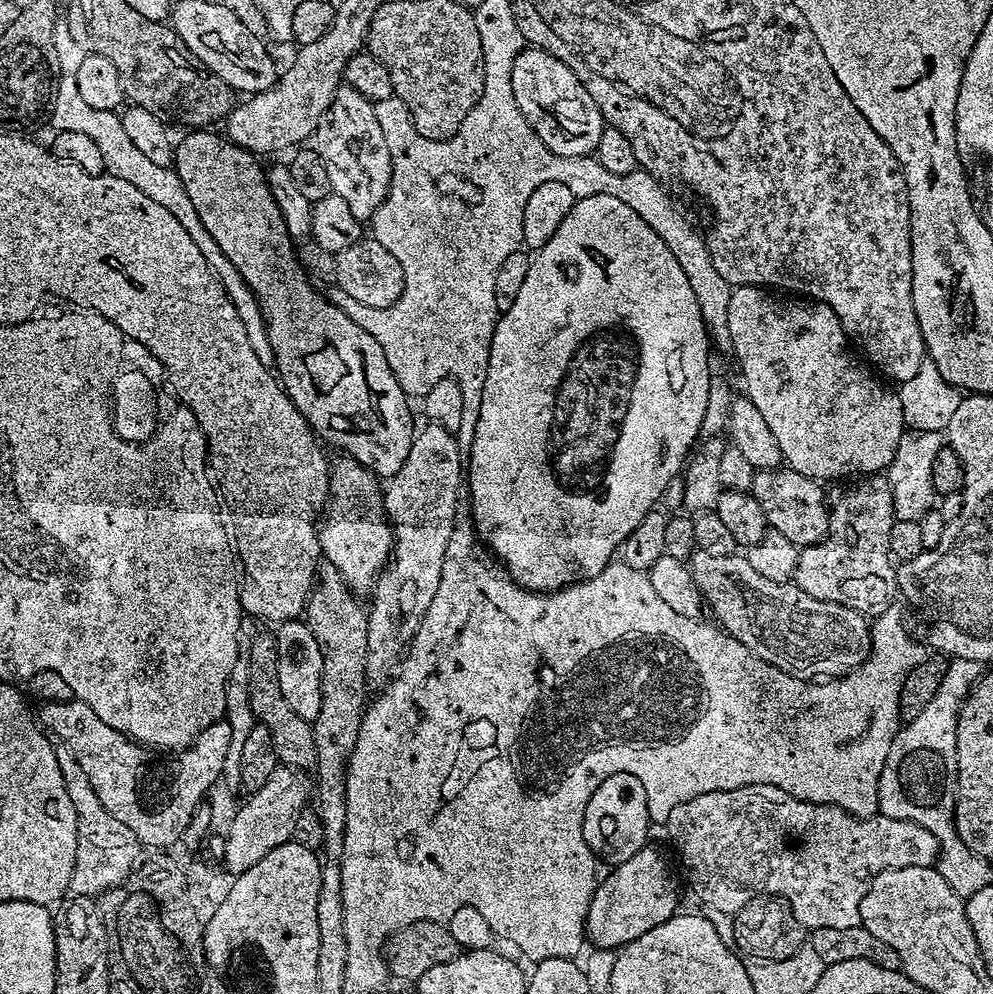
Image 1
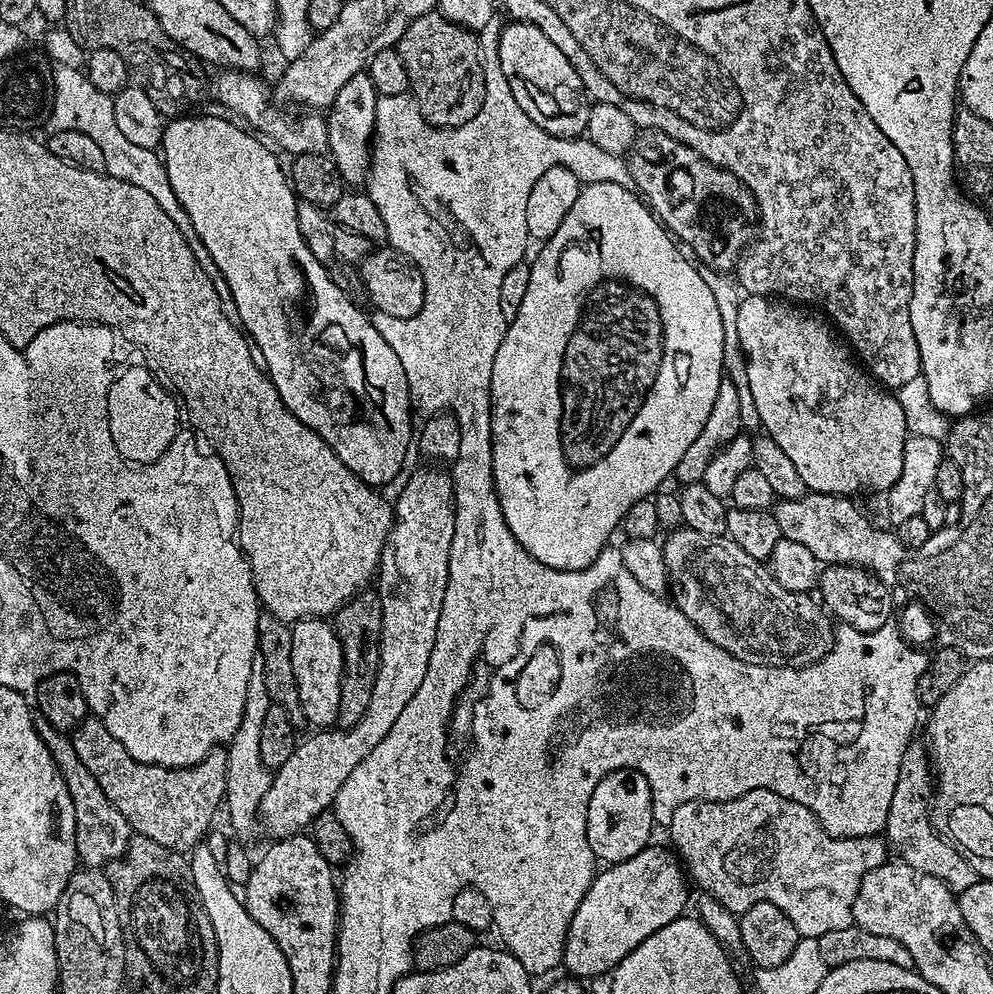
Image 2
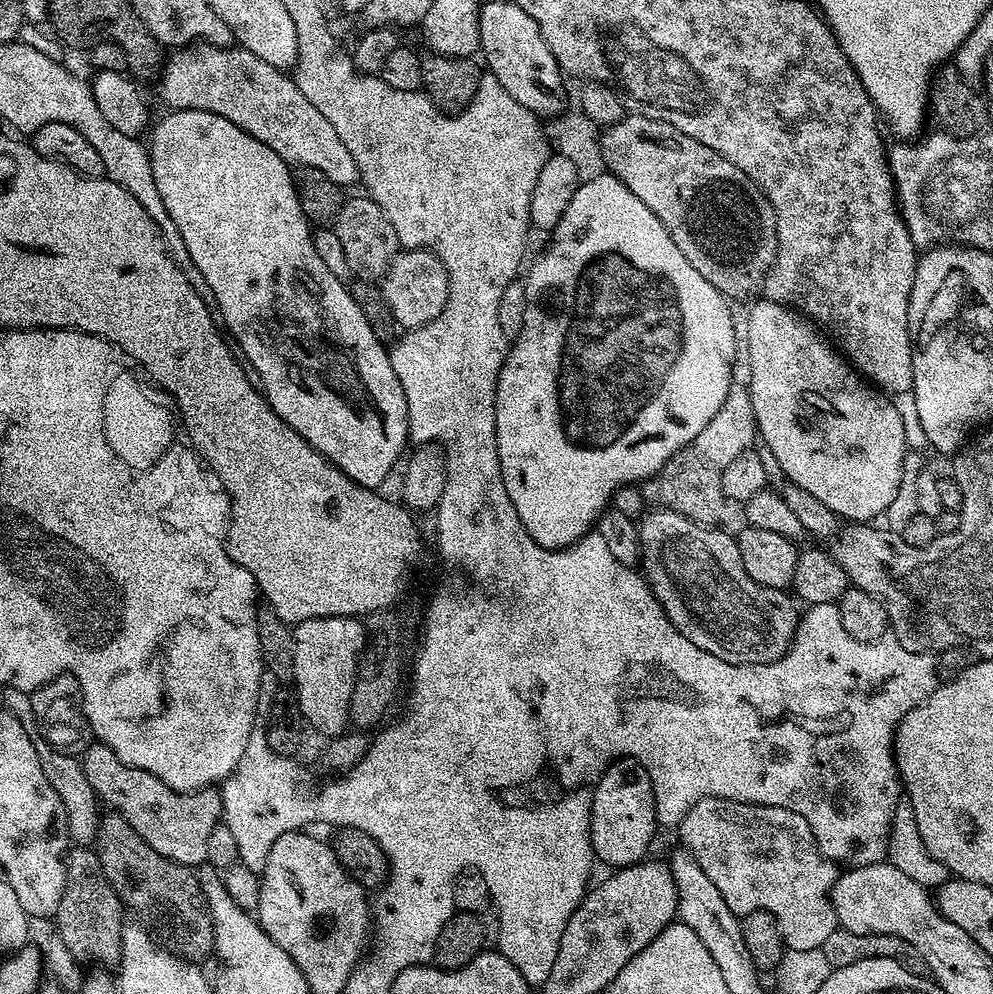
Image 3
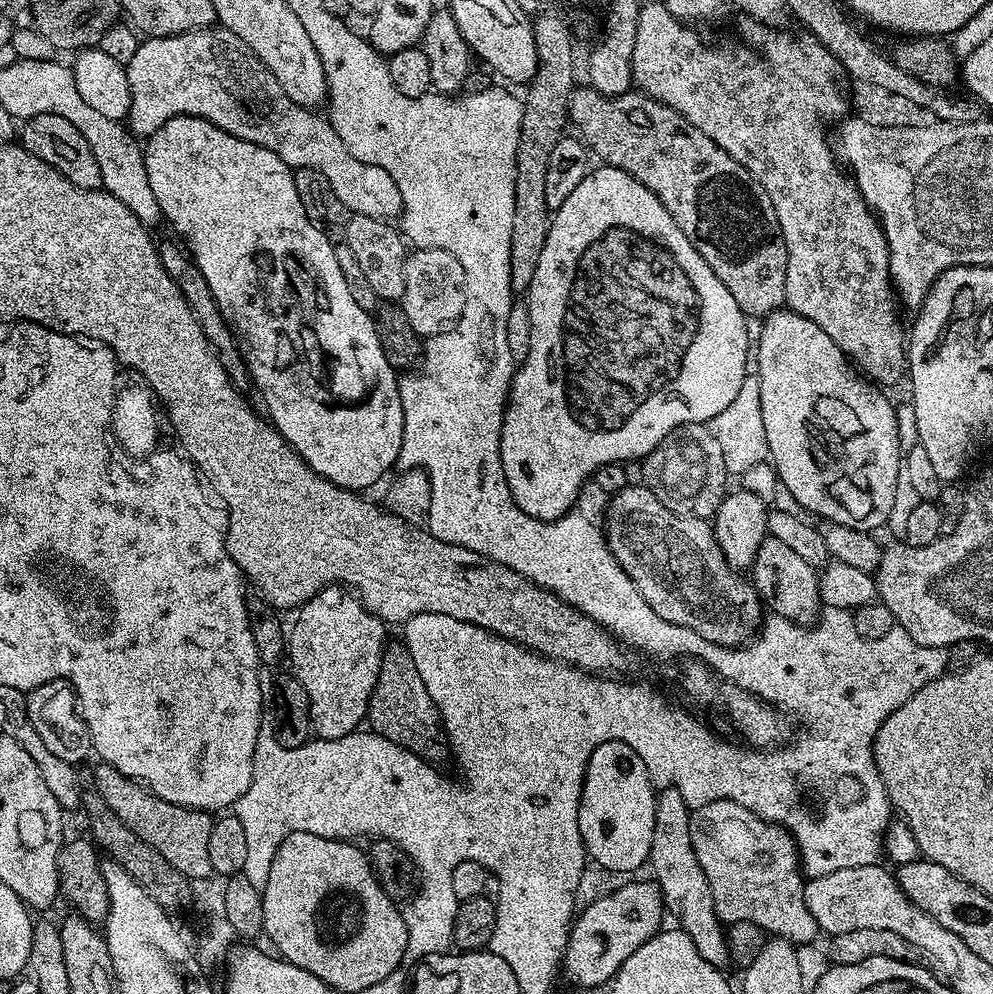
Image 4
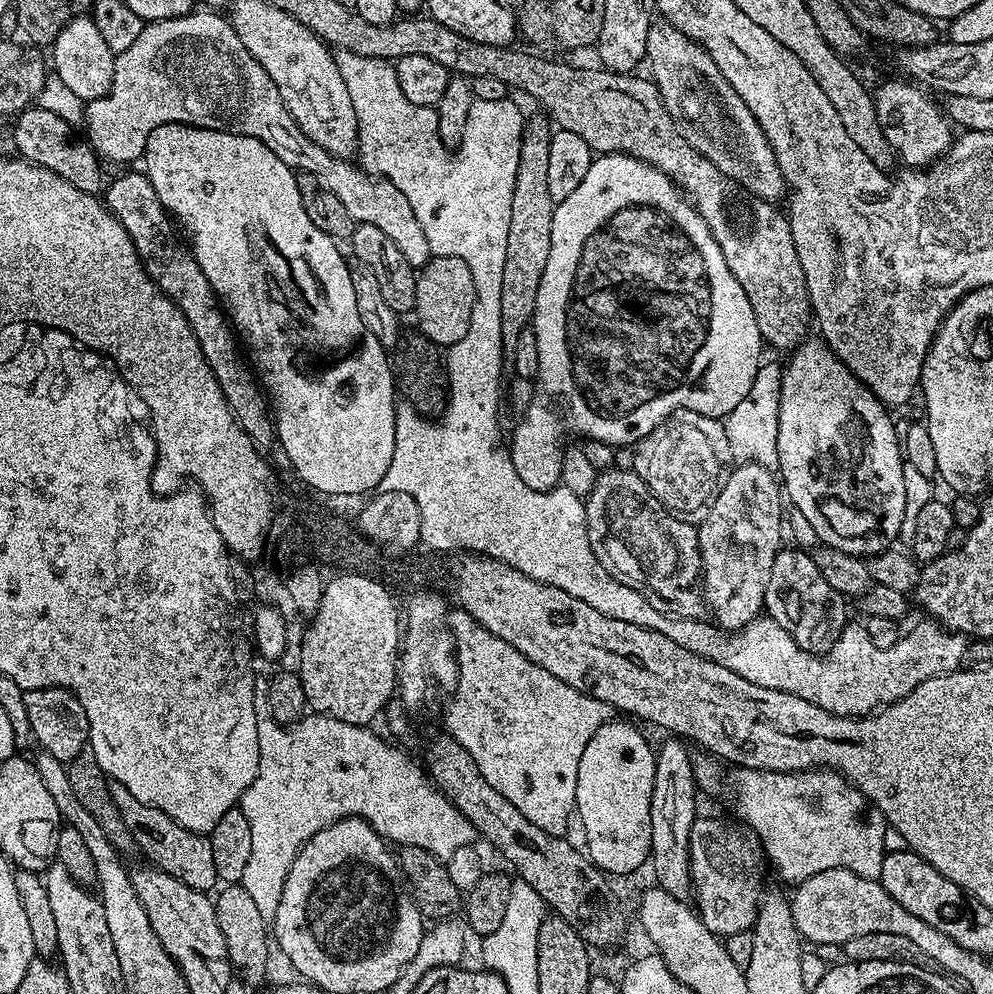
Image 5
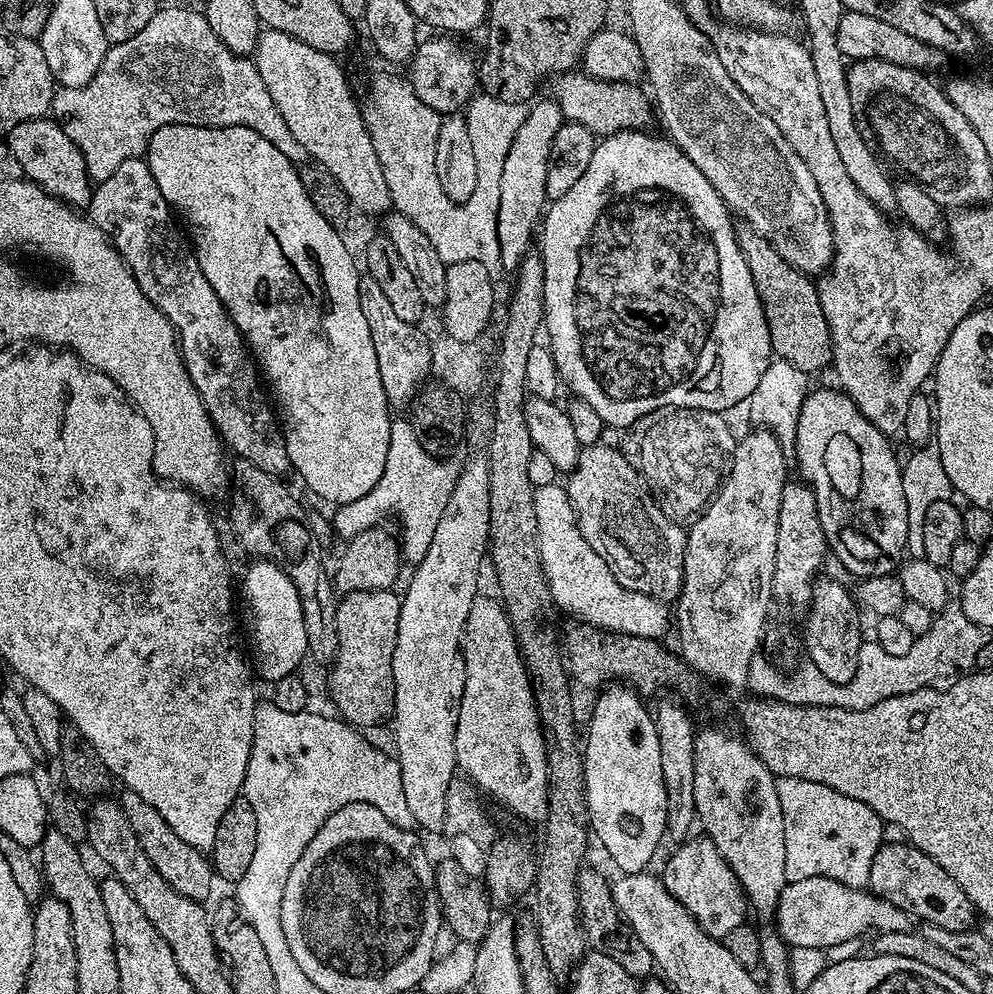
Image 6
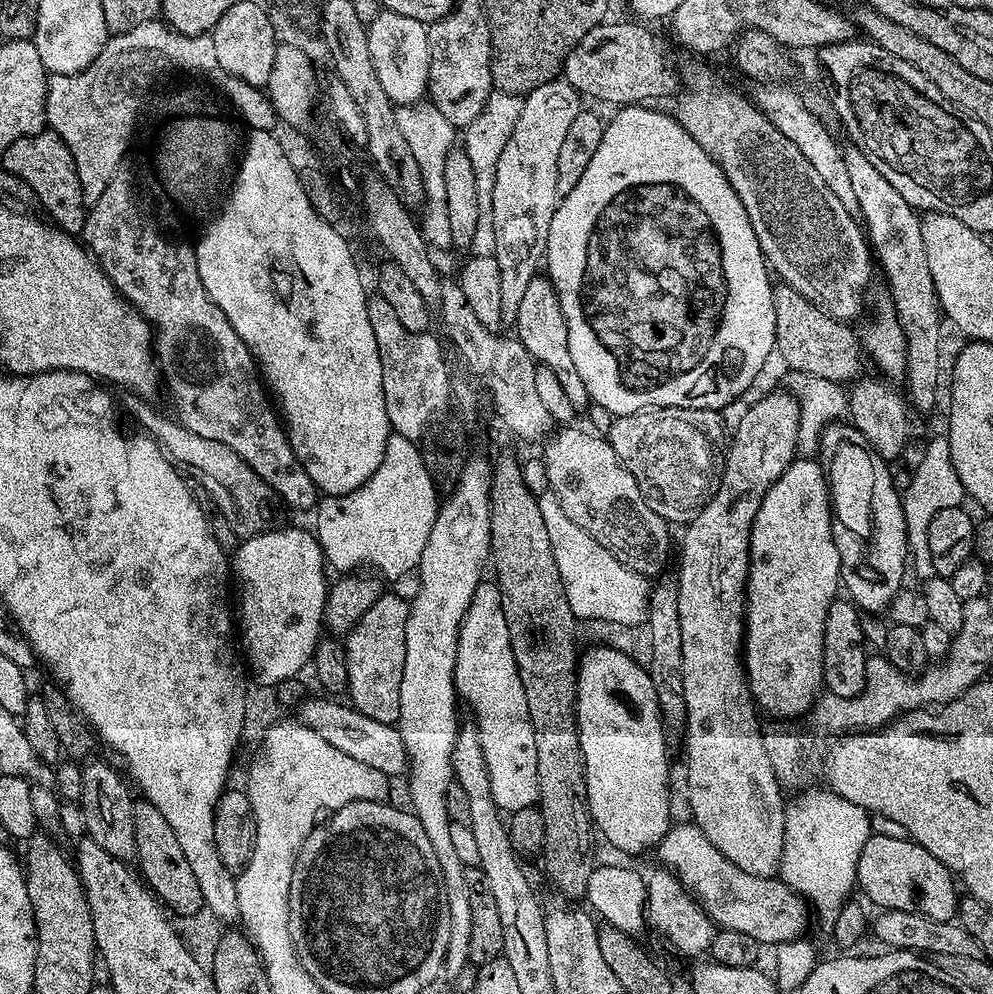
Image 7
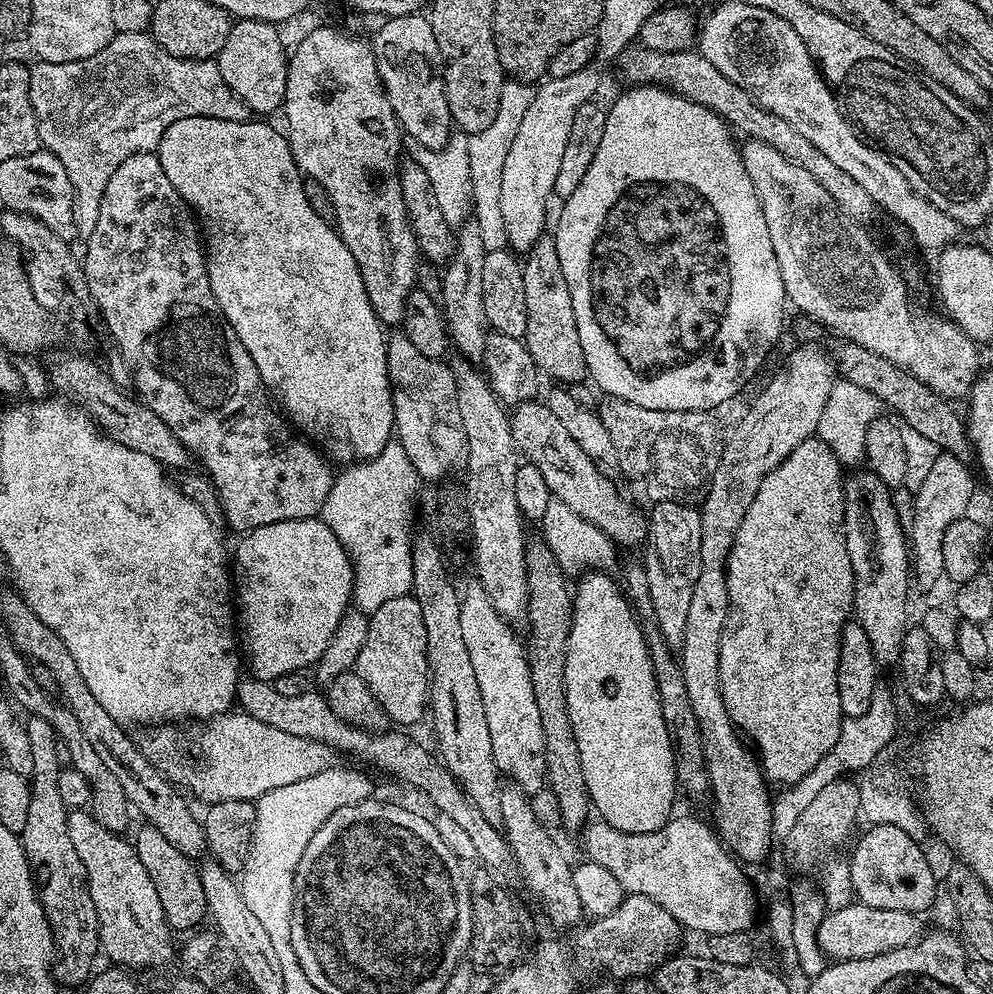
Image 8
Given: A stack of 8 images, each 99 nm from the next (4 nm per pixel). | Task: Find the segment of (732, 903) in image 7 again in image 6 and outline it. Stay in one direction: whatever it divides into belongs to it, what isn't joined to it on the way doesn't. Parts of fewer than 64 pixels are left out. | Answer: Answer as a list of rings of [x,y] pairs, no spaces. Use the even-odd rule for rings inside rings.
[[[829,877],[807,878],[787,883],[780,895],[774,917],[775,935],[784,939],[789,949],[810,946],[826,949],[838,942],[859,940],[867,932],[906,932],[913,927],[913,917],[898,910],[881,896],[862,888],[851,888]]]

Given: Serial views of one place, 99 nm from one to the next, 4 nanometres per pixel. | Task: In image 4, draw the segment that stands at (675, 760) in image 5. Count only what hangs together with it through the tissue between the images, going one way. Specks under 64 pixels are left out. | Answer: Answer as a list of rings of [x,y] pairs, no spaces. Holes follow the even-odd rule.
[[[665,788],[656,798],[654,838],[650,846],[648,864],[652,868],[654,883],[660,887],[664,907],[669,917],[677,916],[678,927],[698,946],[698,954],[710,962],[710,966],[724,970],[730,964],[729,939],[726,925],[714,910],[714,894],[710,894],[710,882],[698,866],[698,854],[694,854],[694,842],[690,842],[690,818],[692,812],[676,788]]]

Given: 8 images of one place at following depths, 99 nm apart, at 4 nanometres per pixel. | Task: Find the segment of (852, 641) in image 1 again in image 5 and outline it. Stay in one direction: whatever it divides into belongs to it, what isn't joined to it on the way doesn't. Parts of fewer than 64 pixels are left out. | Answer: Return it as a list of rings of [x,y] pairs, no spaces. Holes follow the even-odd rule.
[[[615,467],[597,475],[590,494],[584,500],[584,509],[590,546],[607,572],[630,586],[630,590],[638,590],[638,594],[642,594],[642,598],[646,598],[646,602],[650,602],[654,610],[667,612],[670,616],[681,616],[687,620],[705,615],[706,601],[702,595],[700,547],[695,523],[663,508],[636,472],[624,472]]]

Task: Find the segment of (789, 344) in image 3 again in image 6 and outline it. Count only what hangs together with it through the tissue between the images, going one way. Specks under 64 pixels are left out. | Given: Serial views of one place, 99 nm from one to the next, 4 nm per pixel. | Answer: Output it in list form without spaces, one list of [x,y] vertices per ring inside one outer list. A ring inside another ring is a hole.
[[[820,388],[809,391],[808,397],[802,402],[802,410],[798,414],[798,426],[796,427],[796,443],[794,453],[796,452],[796,464],[800,467],[799,479],[811,487],[816,505],[818,506],[818,518],[822,522],[824,531],[824,541],[827,542],[831,555],[836,555],[840,559],[840,564],[848,572],[853,572],[856,578],[865,578],[871,576],[891,576],[899,569],[902,563],[902,557],[908,548],[908,511],[906,510],[906,494],[902,494],[902,467],[901,461],[896,461],[896,456],[892,453],[893,441],[887,436],[883,436],[858,410],[858,406],[850,399],[845,392],[832,388]]]

